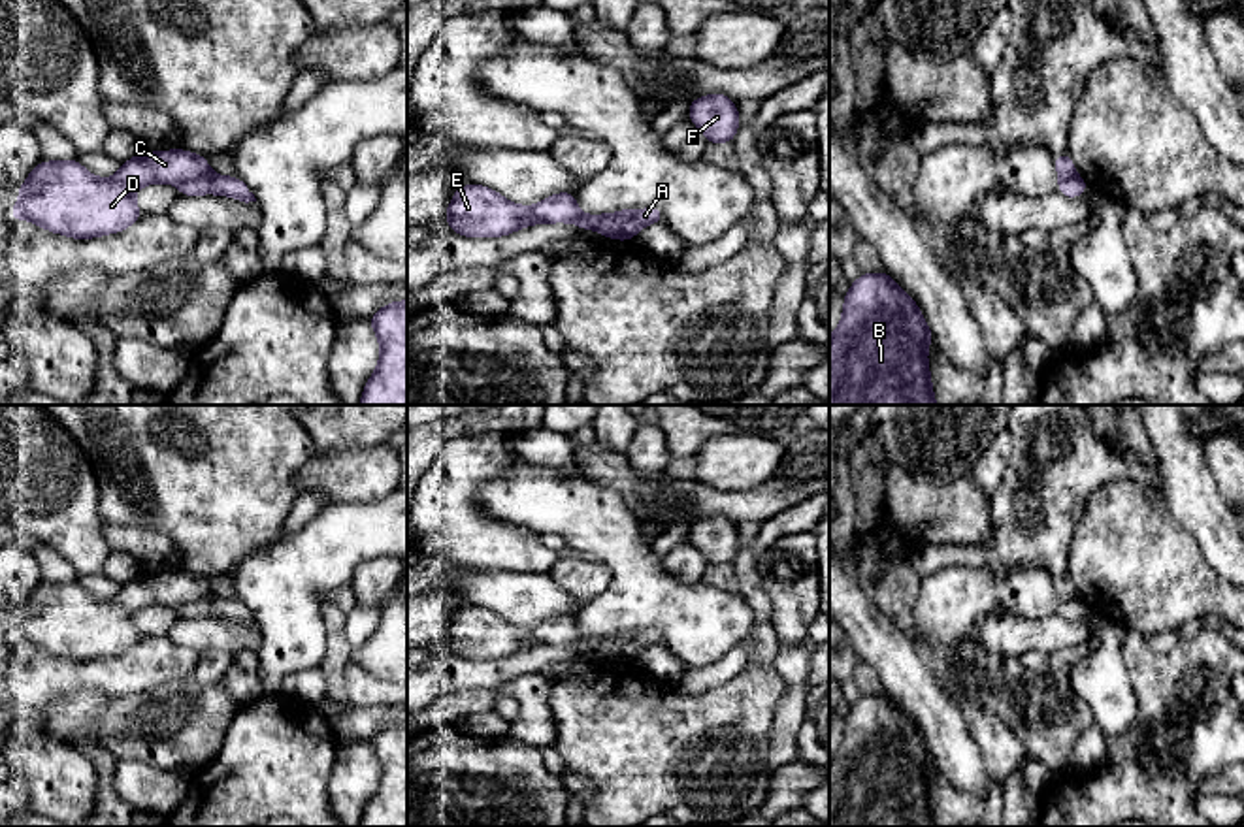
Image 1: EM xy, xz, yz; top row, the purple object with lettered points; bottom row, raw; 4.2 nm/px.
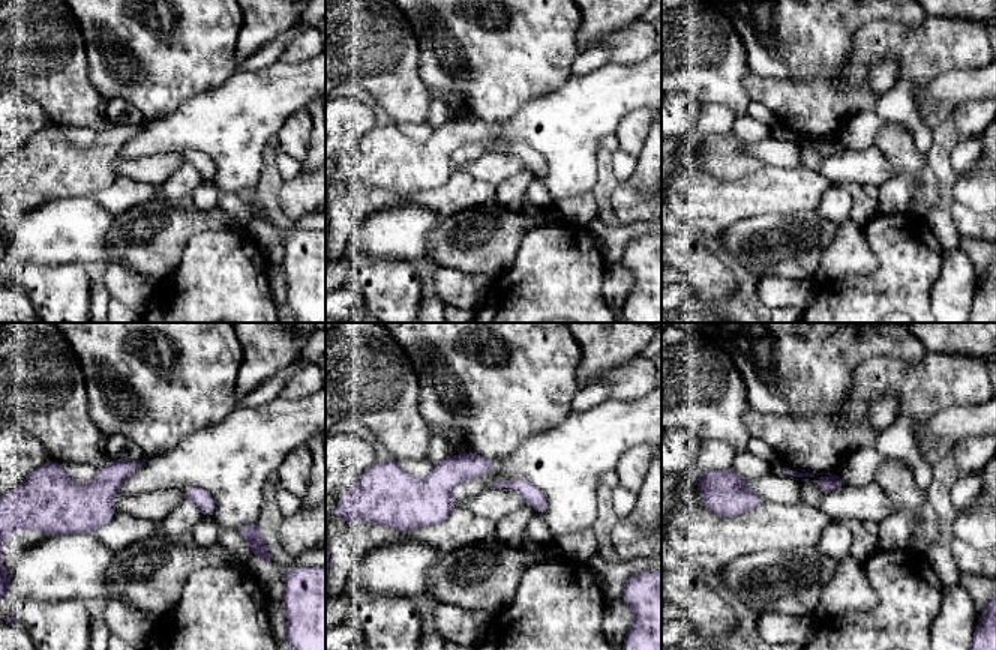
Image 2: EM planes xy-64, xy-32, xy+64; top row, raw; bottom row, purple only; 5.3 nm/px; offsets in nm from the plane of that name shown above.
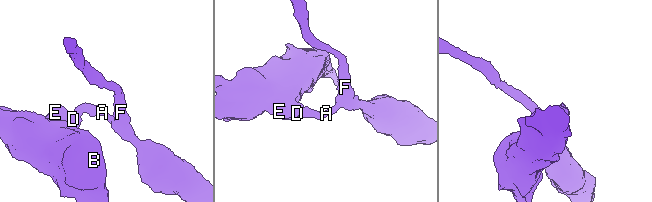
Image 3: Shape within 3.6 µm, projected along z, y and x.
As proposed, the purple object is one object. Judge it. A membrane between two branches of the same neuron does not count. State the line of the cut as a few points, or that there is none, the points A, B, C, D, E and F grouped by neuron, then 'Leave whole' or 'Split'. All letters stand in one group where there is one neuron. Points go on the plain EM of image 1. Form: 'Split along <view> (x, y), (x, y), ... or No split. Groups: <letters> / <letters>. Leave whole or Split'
Split along xy (208, 592), (180, 605). Groups: A F / B C D E. Split

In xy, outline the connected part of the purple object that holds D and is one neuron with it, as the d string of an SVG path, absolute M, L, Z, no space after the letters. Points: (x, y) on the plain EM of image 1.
M185 571L139 575L121 586L111 601L94 599L77 580L62 584L41 582L19 608L19 625L8 635L8 642L28 641L49 654L74 661L100 659L126 652L143 637L132 620L138 610L151 605L183 605L205 593L209 593L207 578L192 576Z

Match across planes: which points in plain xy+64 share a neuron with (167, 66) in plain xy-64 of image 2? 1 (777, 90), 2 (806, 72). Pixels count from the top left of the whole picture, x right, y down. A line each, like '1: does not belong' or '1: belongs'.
1: does not belong
2: belongs

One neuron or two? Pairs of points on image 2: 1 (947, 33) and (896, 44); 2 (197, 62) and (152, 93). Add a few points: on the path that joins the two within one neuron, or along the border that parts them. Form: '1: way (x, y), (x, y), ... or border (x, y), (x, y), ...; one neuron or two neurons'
1: way (935, 44), (908, 44); one neuron
2: way (186, 62), (162, 83); one neuron

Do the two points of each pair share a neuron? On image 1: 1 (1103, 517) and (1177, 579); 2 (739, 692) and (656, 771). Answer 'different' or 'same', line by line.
1: same
2: same

